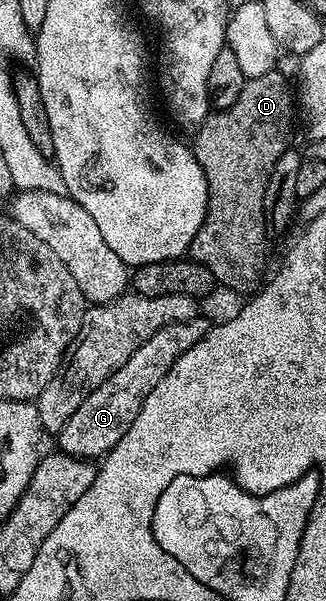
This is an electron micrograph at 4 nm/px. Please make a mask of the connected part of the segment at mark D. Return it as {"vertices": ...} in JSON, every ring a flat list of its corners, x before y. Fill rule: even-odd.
{"vertices":[[273,70,253,80,245,79,242,94,238,94,234,106,209,111,208,117,195,129,196,144,193,143,191,149,198,158,198,166,202,166,202,172,206,174,208,213,198,234,194,234,190,256,202,266,206,266,210,274,214,274,221,289,229,288,232,292,252,294,261,287,265,279,264,263,268,260,268,239,270,239,264,221,266,182,270,178,270,170,274,170,274,162,278,162,278,158,282,158,282,154,289,151,292,112,294,116,293,85,292,88,288,85,287,78,280,70]]}

